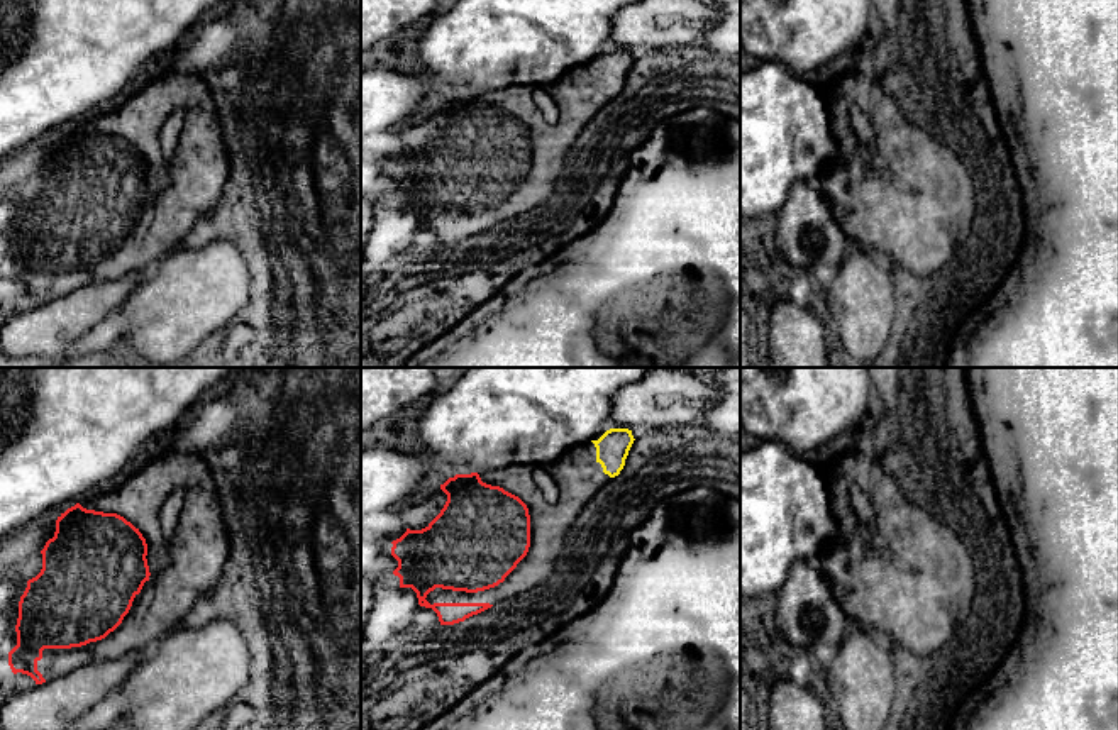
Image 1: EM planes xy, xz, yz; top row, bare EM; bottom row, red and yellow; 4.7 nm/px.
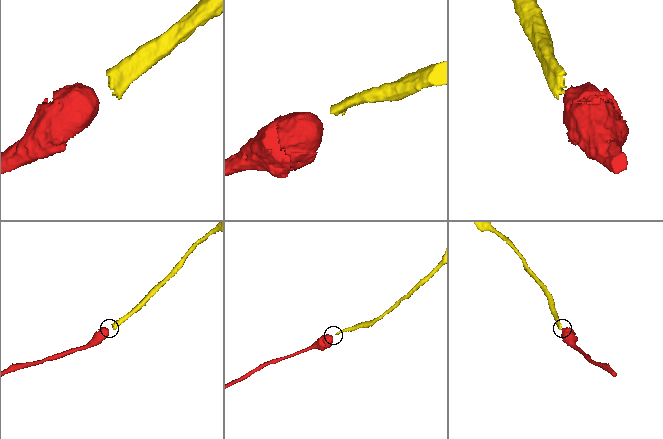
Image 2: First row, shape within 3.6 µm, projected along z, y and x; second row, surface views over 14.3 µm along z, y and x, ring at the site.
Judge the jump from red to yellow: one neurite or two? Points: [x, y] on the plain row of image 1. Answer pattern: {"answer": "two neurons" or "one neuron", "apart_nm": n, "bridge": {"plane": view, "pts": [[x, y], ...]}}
{"answer": "one neuron", "apart_nm": 400, "bridge": {"plane": "xz", "pts": [[525, 126], [597, 82]]}}

